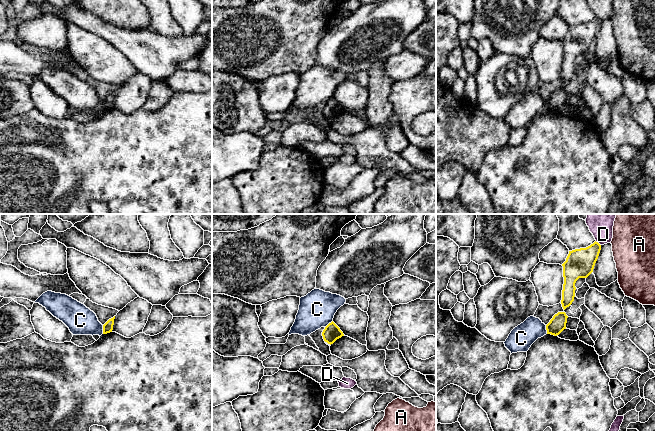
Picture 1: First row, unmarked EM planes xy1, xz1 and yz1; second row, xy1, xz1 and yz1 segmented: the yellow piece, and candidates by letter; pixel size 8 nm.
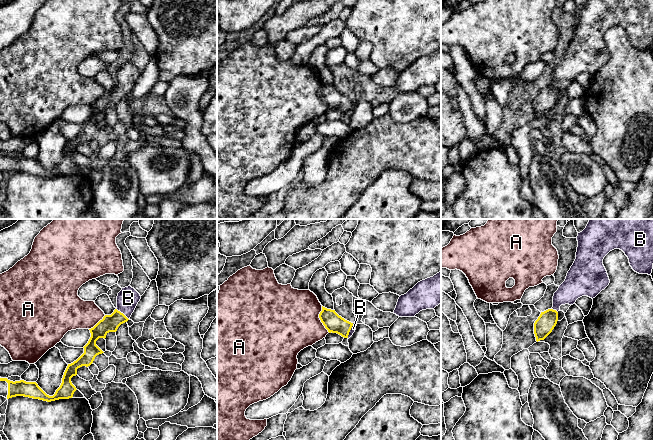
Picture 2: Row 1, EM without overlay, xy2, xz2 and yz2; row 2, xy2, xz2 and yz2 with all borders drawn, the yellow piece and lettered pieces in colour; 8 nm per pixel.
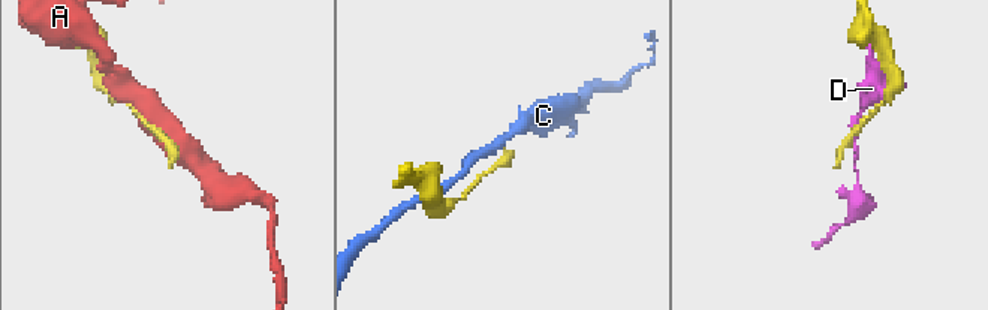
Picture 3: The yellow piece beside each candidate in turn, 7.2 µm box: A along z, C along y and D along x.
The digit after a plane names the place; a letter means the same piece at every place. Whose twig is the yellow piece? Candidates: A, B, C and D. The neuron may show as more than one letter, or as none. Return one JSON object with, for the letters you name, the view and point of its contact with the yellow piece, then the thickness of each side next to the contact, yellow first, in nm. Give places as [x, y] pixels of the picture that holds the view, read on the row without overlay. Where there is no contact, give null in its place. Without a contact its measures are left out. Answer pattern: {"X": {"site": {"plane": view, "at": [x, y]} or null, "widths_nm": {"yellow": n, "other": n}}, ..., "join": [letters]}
{"B": {"site": {"plane": "xz2", "at": [350, 105]}, "widths_nm": {"yellow": 150, "other": 40}}, "join": ["B"]}

